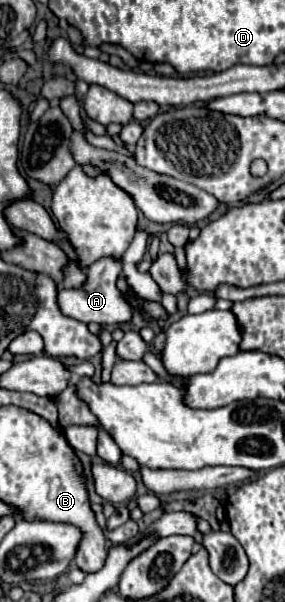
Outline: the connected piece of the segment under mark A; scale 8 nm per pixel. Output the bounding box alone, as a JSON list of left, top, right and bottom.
[58,260,134,326]

